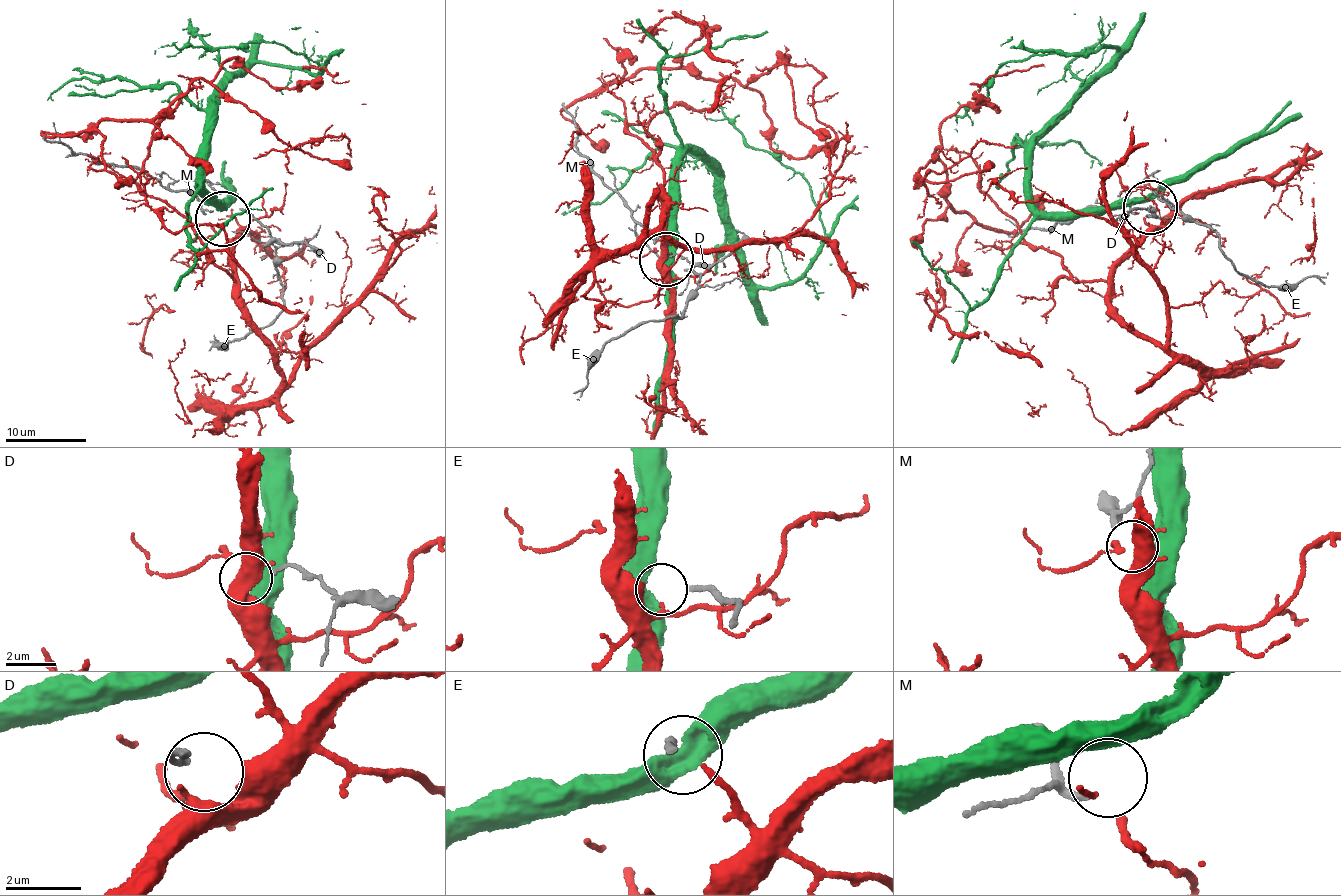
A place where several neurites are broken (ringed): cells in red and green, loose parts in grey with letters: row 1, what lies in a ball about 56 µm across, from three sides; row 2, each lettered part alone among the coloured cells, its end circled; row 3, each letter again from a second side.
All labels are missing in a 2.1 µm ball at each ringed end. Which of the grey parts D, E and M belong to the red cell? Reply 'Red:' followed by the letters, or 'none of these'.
Red: M

